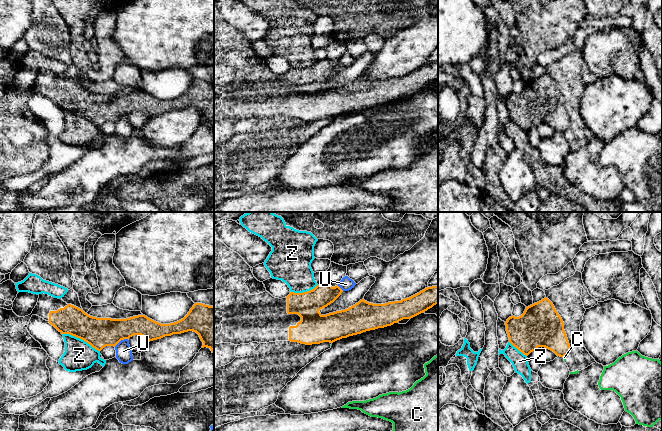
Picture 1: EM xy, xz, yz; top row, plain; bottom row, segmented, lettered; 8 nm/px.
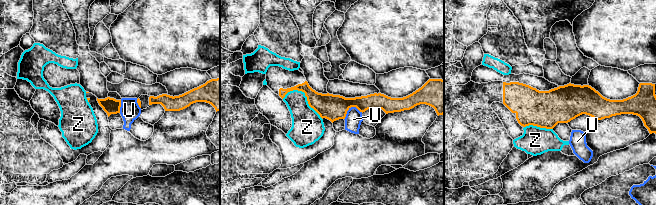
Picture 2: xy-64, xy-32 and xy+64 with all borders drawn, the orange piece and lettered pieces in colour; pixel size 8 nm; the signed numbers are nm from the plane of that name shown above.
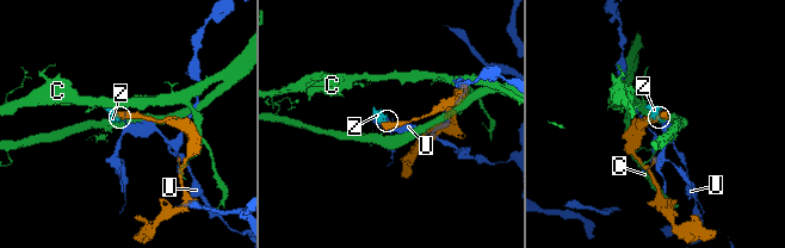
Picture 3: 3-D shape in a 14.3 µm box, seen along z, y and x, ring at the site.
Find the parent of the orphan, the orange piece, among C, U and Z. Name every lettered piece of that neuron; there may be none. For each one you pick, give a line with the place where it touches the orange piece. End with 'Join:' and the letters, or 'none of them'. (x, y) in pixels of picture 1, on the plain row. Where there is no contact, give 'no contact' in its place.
Join: none of them

